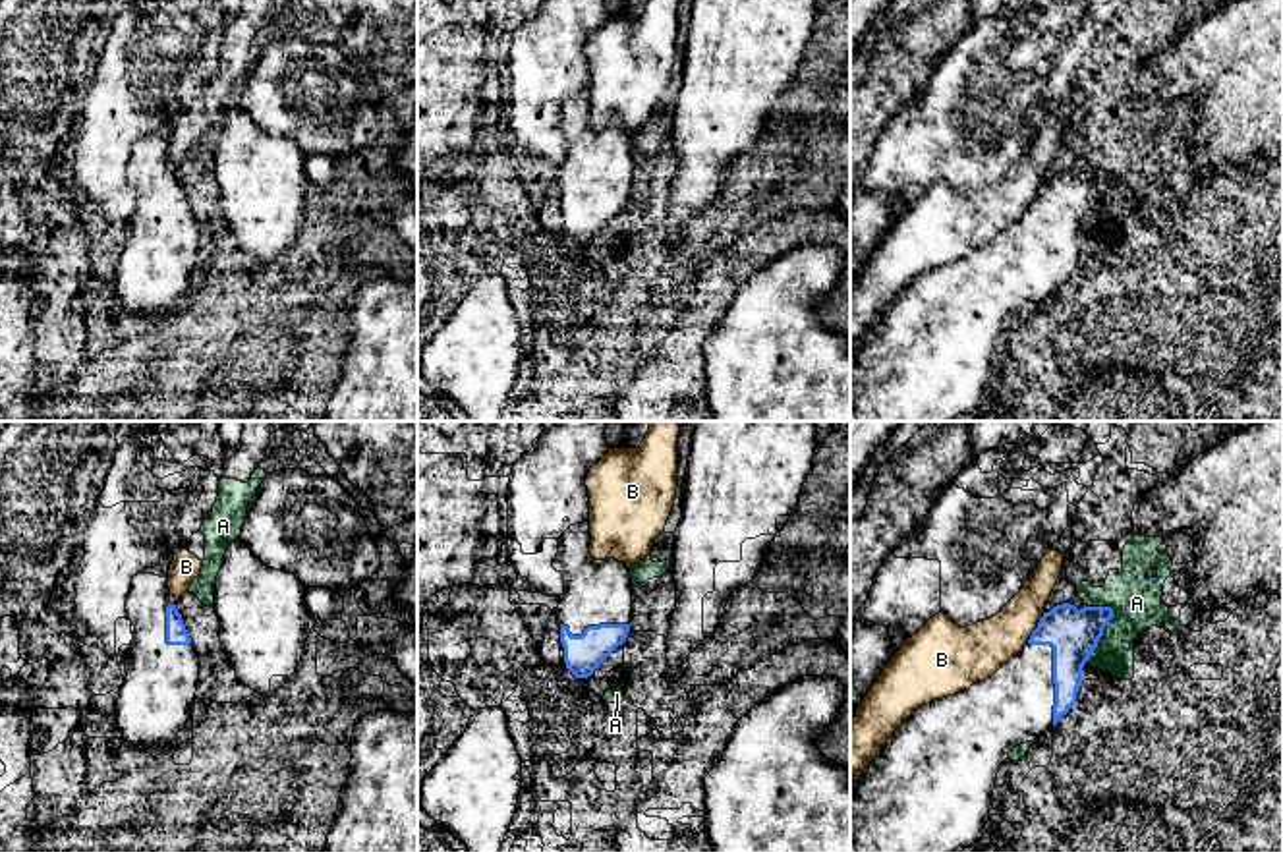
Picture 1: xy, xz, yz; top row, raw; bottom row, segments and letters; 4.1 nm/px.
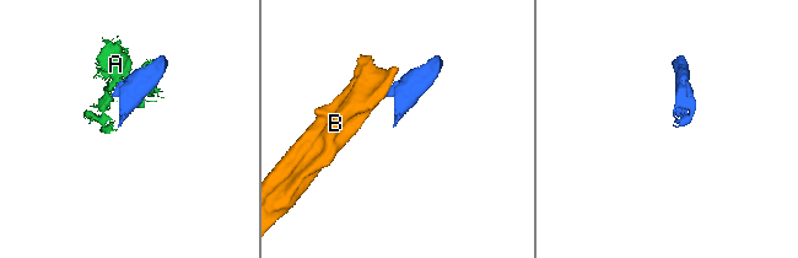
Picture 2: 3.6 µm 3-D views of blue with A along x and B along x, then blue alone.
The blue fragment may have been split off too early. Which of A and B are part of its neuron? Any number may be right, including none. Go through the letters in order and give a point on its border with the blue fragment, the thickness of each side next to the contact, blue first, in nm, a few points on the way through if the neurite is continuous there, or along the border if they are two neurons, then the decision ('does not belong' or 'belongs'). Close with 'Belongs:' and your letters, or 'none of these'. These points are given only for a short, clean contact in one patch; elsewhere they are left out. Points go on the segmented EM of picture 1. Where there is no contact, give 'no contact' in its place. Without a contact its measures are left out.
A: yz (1102, 634) | 200/220 nm | does not belong
B: yz (1036, 628) | 200/220 nm | along yz (1044, 613), (1026, 642) | does not belong
Belongs: none of these

